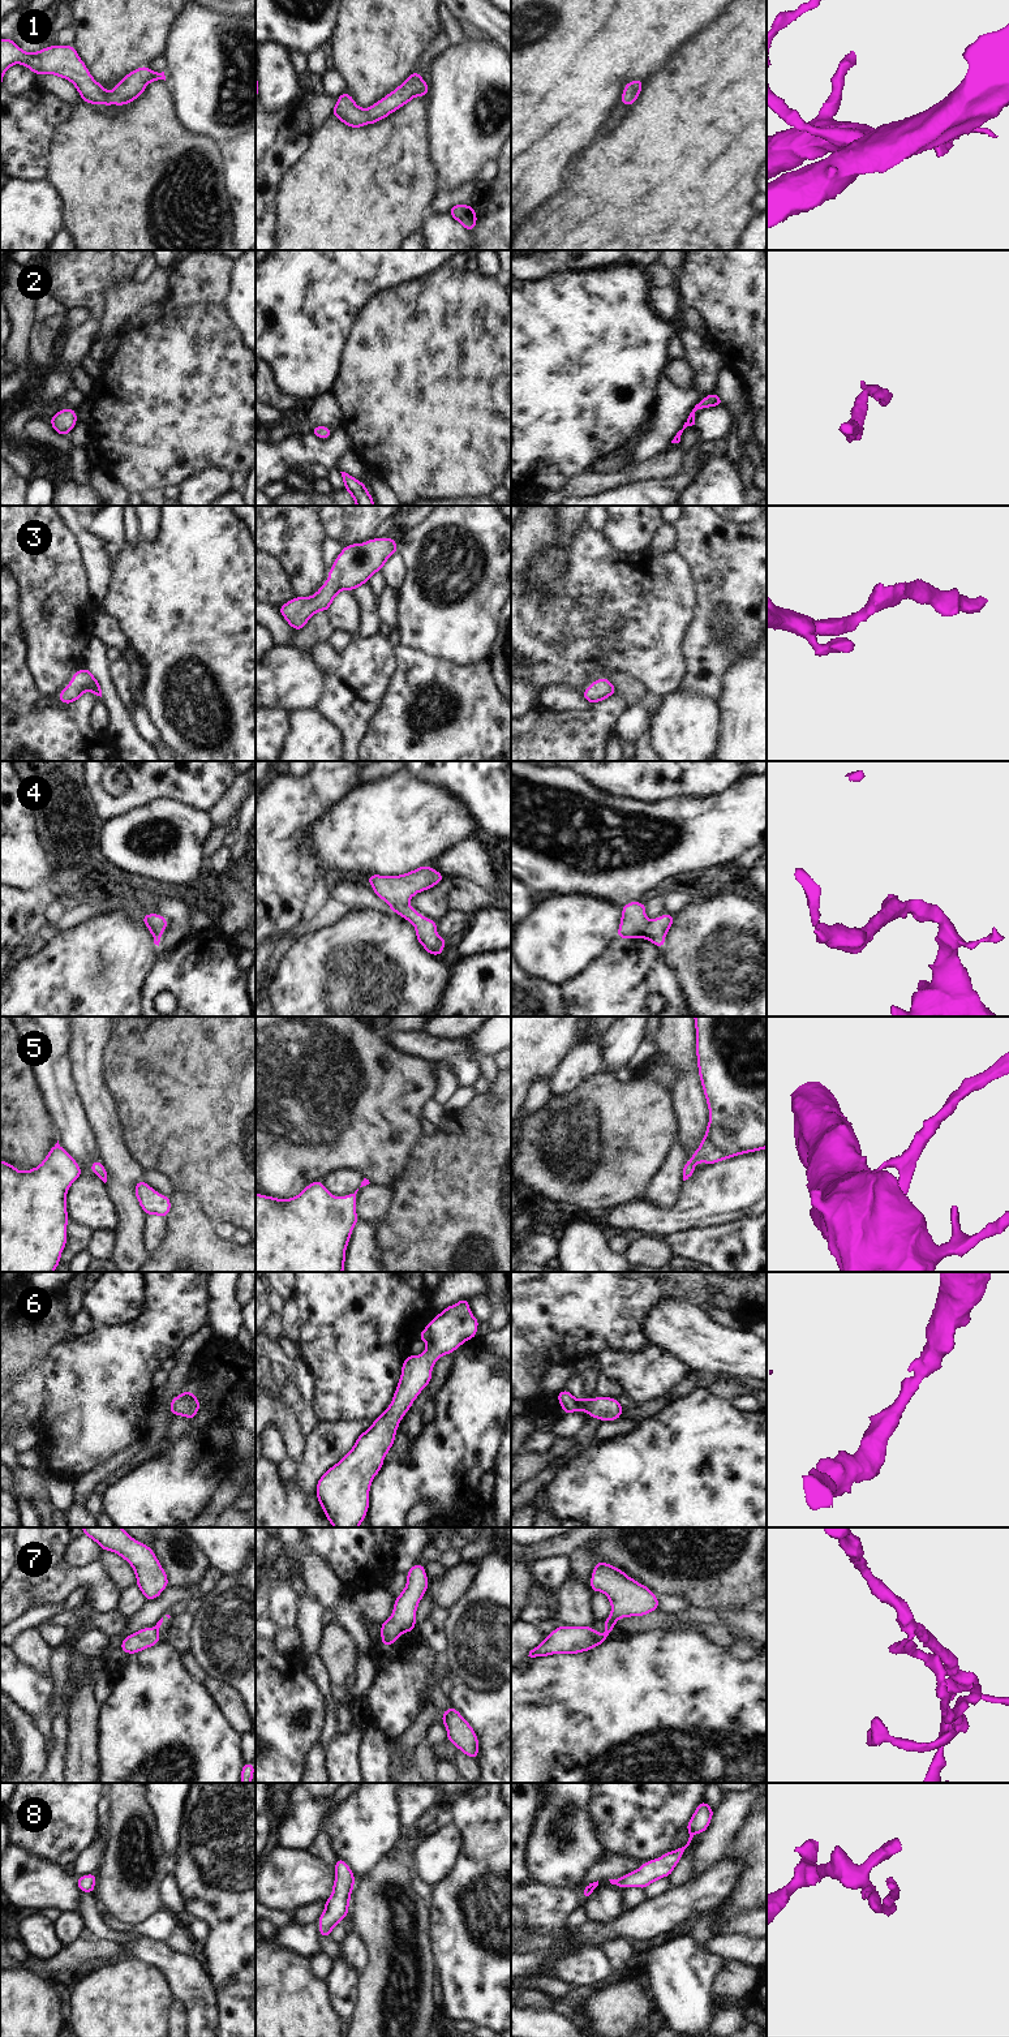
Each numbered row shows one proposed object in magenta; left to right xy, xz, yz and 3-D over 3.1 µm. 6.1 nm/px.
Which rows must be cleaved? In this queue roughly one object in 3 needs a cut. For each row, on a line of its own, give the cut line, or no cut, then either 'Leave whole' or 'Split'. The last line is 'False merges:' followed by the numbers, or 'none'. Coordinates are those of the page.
1: No split. Leave whole
2: No split. Leave whole
3: No split. Leave whole
4: No split. Leave whole
5: No split. Leave whole
6: No split. Leave whole
7: Split along xy (154, 1628), (158, 1632). Split
8: No split. Leave whole
False merges: 7

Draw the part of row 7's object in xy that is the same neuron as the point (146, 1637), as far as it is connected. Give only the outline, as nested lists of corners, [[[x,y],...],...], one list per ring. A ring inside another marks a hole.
[[[142,1628],[126,1636],[120,1649],[130,1655],[156,1645],[159,1640],[160,1634],[155,1628]]]

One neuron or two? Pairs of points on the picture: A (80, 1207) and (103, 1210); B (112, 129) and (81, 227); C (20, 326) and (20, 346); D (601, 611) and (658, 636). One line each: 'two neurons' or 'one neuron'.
A: one neuron
B: one neuron
C: one neuron
D: one neuron

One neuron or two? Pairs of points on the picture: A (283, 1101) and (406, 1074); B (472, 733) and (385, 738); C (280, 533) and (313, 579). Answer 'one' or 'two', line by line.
A: one
B: one
C: one

